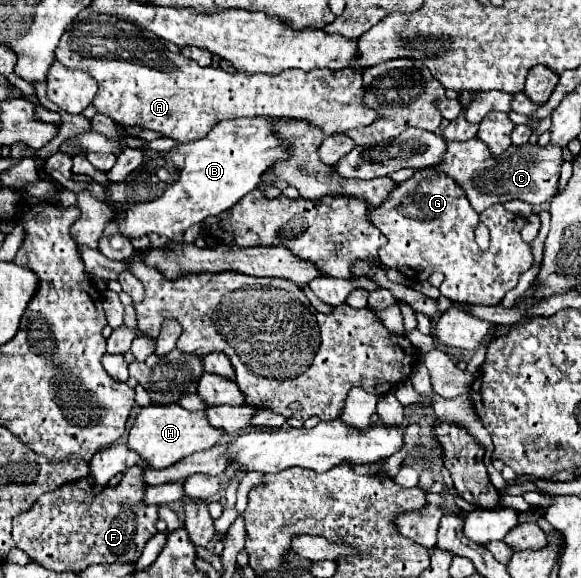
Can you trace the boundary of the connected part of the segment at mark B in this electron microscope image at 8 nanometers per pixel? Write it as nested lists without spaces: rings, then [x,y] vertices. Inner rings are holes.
[[[231,119],[215,125],[203,139],[181,143],[171,151],[157,153],[147,149],[147,161],[131,171],[125,181],[107,181],[89,185],[72,179],[72,157],[67,153],[55,153],[45,161],[45,173],[59,181],[63,187],[71,187],[75,193],[89,191],[93,197],[105,201],[115,217],[111,223],[119,225],[119,233],[127,239],[143,235],[161,235],[173,239],[177,233],[185,233],[191,225],[203,223],[207,217],[231,209],[243,195],[253,191],[265,169],[275,161],[287,159],[289,153],[279,145],[273,135],[271,119]],[[119,201],[119,209],[117,203]]]

